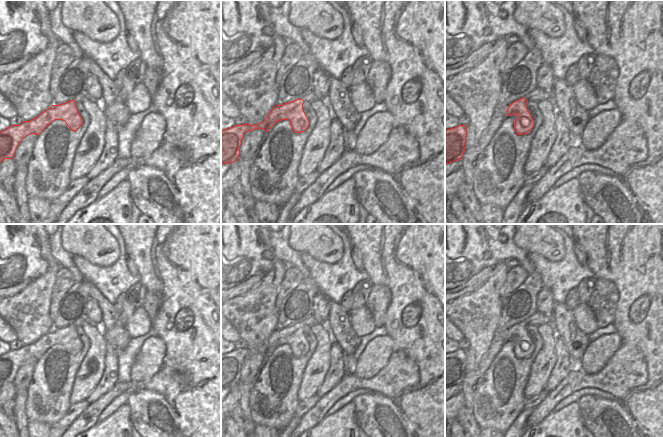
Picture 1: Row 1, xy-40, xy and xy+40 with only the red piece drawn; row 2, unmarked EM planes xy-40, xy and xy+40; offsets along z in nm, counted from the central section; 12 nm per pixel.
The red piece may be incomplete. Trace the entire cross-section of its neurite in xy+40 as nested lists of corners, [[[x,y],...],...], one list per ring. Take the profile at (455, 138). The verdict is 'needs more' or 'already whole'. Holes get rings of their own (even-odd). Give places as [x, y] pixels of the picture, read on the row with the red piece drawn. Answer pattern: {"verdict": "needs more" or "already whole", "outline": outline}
{"verdict": "already whole", "outline": [[[467,126],[445,130],[445,165],[461,160],[466,150]]]}

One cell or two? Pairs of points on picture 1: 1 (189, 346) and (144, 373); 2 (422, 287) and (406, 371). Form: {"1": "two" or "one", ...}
{"1": "two", "2": "two"}

